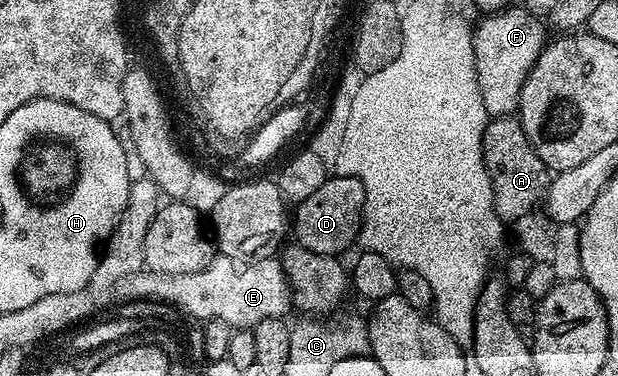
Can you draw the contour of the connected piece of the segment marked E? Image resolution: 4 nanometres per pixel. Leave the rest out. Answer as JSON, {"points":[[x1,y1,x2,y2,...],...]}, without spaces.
{"points":[[215,256,201,272,184,274,158,274,144,268,124,278,114,287,113,294,119,298,170,303,196,320,216,318,225,320,232,328,254,328,261,320,284,317,293,306,282,261,275,256,246,264]]}

